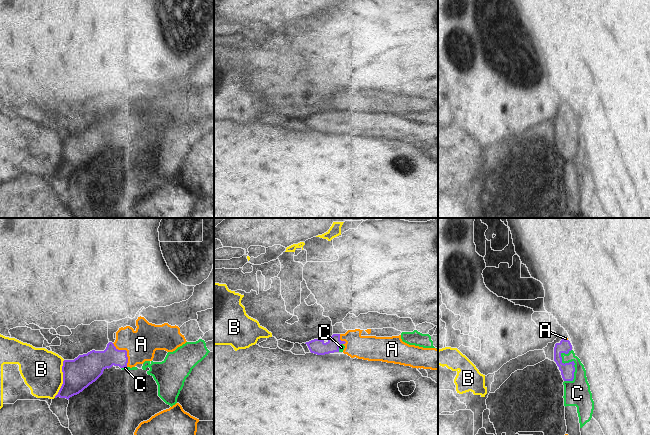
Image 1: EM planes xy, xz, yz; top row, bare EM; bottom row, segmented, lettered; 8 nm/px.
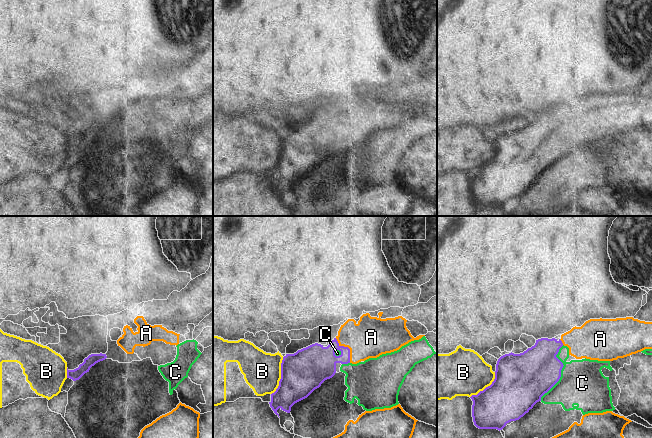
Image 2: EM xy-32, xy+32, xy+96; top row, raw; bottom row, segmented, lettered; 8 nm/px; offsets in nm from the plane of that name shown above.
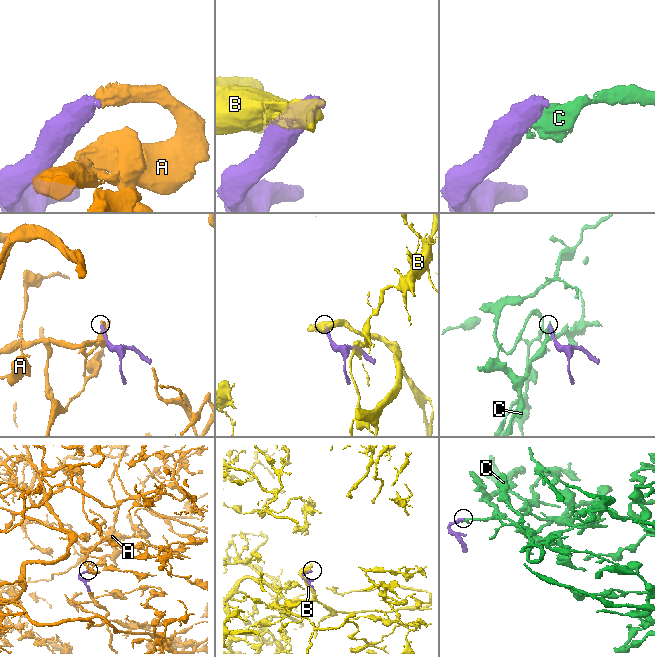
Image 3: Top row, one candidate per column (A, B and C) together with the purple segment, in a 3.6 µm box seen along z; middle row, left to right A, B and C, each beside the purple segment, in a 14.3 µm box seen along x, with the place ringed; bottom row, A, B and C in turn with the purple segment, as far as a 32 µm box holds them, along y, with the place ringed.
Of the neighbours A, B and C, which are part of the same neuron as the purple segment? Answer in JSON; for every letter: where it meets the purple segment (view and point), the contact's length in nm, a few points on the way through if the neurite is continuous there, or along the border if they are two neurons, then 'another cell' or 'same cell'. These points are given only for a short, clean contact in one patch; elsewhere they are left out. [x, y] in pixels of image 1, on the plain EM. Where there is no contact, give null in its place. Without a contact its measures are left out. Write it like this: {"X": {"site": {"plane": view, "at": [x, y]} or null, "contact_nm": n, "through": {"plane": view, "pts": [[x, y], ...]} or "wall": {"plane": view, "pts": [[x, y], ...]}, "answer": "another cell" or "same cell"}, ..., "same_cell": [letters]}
{"A": {"site": {"plane": "xy", "at": [126, 128]}, "contact_nm": 220, "through": {"plane": "xy", "pts": [[97, 137], [126, 128], [131, 123], [141, 120]]}, "answer": "same cell"}, "B": {"site": {"plane": "xy", "at": [63, 155]}, "contact_nm": 320, "answer": "another cell"}, "C": {"site": {"plane": "yz", "at": [572, 137]}, "contact_nm": 280, "answer": "another cell"}, "same_cell": ["A"]}

